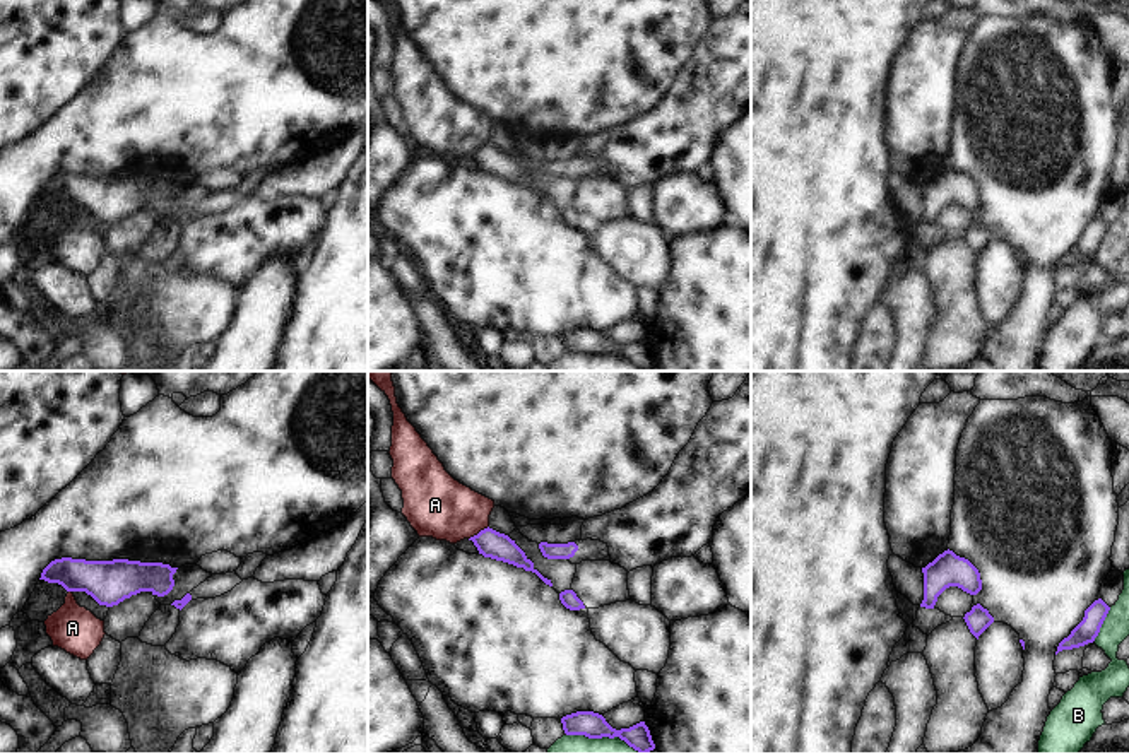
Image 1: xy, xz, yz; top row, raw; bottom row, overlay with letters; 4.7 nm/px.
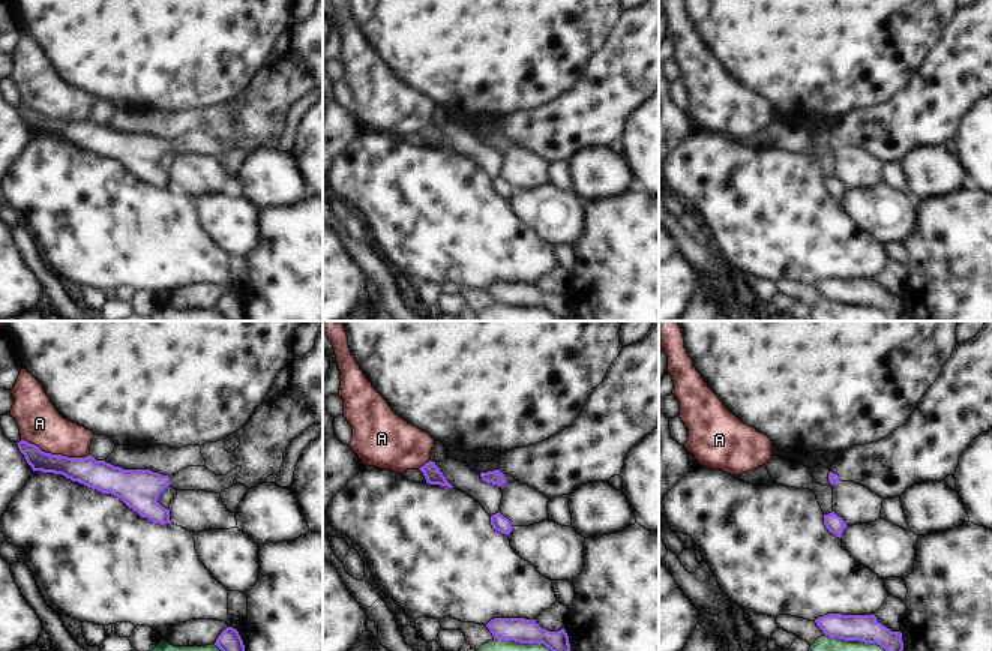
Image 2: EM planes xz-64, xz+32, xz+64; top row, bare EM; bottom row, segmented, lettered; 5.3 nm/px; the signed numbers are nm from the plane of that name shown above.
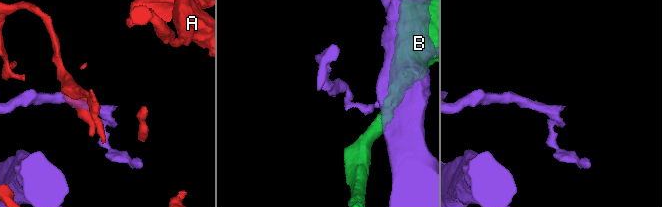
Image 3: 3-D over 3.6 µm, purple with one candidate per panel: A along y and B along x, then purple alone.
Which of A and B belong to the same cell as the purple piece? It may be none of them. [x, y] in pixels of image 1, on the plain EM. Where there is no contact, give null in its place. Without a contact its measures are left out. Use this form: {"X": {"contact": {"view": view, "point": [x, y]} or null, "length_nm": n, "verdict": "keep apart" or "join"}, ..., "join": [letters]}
{"A": {"contact": {"view": "xz", "point": [479, 149]}, "length_nm": 120, "verdict": "keep apart"}, "B": {"contact": {"view": "yz", "point": [1102, 240]}, "length_nm": 180, "verdict": "keep apart"}, "join": []}

